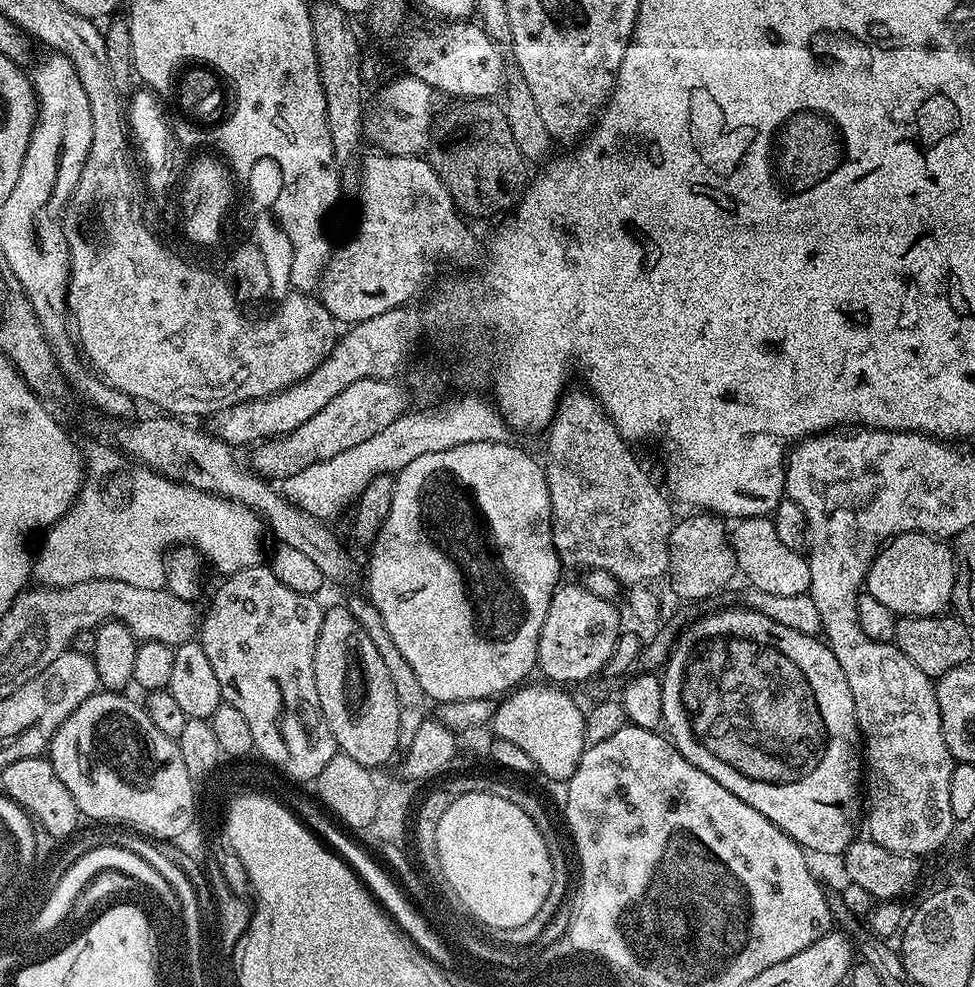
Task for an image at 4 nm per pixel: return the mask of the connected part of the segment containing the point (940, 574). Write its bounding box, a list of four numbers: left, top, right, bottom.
[866,532,956,616]

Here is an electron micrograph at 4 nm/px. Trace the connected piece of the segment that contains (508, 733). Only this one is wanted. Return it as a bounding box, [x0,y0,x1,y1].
[490,682,585,782]

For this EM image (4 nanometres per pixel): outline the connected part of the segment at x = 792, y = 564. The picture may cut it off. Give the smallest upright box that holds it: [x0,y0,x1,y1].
[730,516,810,594]

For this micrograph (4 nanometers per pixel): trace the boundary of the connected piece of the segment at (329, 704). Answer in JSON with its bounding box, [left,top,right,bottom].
[314,607,399,770]

